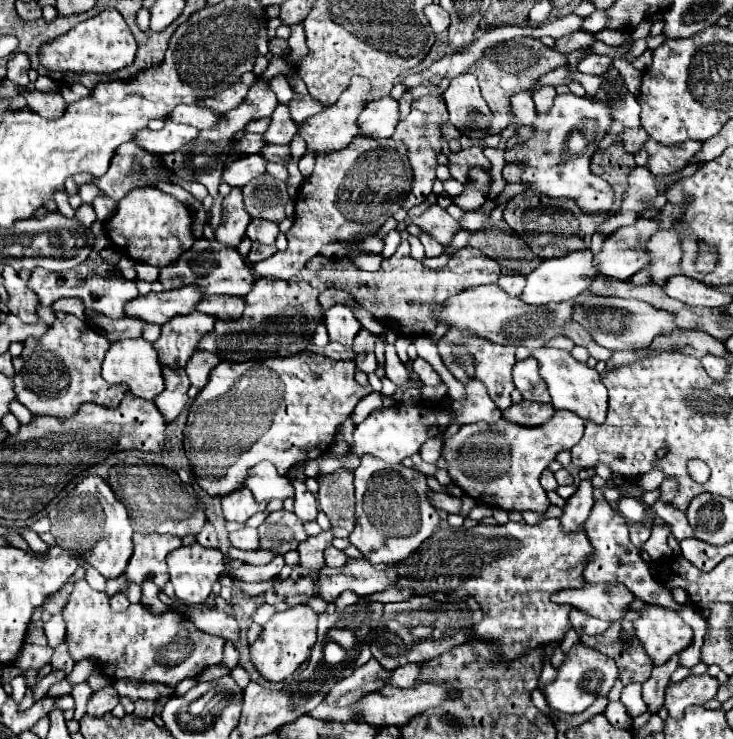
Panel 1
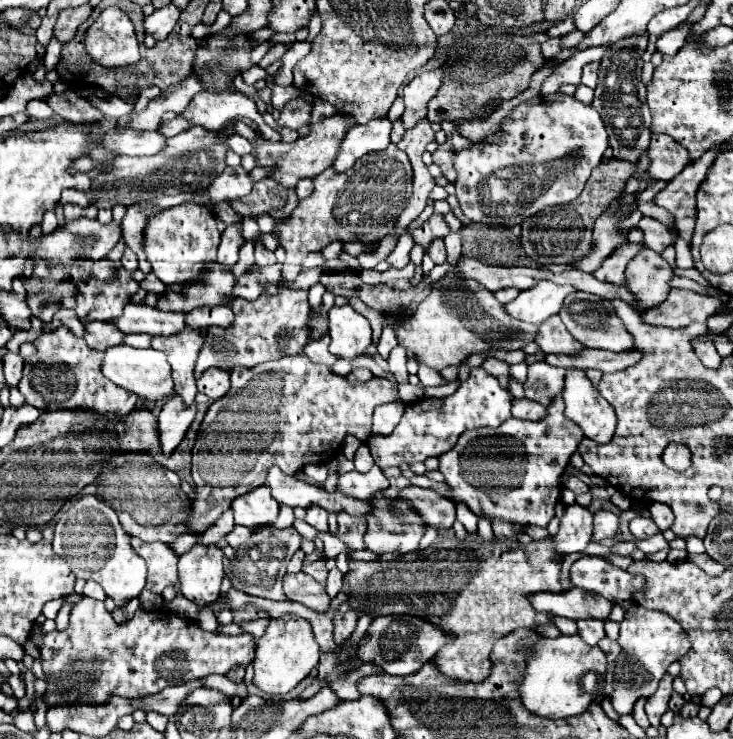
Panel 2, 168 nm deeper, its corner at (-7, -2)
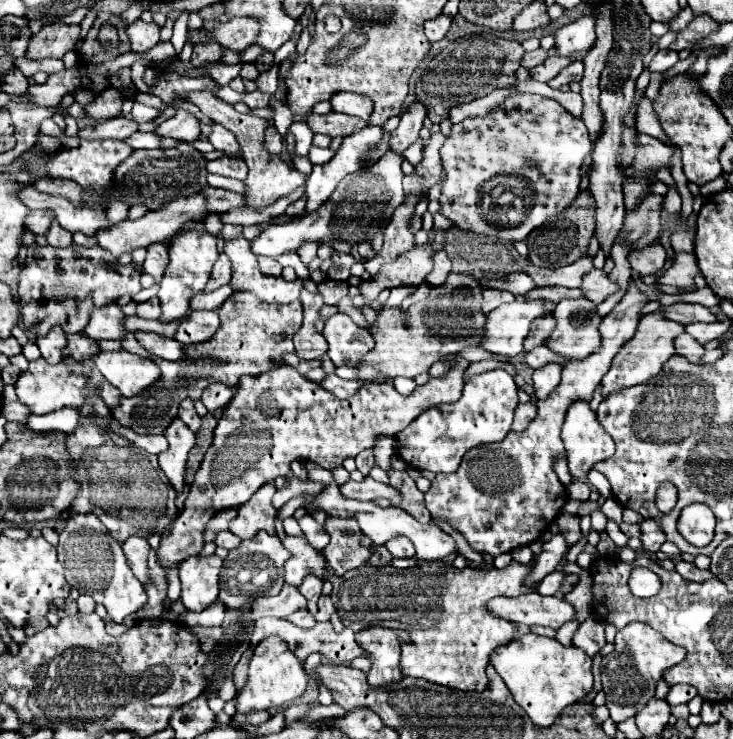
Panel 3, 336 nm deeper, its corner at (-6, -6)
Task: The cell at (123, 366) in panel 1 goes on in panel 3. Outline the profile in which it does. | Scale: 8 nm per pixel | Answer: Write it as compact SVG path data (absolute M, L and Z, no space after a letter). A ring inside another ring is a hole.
M98 352L94 356L96 368L102 376L120 390L122 396L136 396L156 380L160 380L160 368L150 358L122 352Z

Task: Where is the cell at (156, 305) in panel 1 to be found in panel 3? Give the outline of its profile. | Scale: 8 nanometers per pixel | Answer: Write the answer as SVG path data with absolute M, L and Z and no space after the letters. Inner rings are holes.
M110 304L106 308L92 310L90 322L86 326L86 336L94 336L94 340L104 340L104 338L126 338L128 330L124 326L124 312L118 304Z

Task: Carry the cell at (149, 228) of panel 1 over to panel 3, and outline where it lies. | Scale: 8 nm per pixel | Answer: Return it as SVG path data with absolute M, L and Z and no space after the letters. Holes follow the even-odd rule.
M198 222L196 228L192 228L192 230L180 230L168 242L168 258L170 258L170 262L164 270L164 276L162 276L162 282L160 282L160 292L158 292L158 298L160 298L160 304L162 304L162 316L160 316L162 322L180 320L182 316L186 316L190 298L204 290L204 286L210 278L212 264L218 260L216 236L206 232L202 222Z

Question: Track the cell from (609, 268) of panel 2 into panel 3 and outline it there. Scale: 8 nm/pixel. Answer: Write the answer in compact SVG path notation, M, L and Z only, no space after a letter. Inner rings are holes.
M594 268L584 276L584 282L580 288L586 298L600 304L602 300L606 300L610 294L614 294L618 290L618 284L610 282L610 276L602 268Z

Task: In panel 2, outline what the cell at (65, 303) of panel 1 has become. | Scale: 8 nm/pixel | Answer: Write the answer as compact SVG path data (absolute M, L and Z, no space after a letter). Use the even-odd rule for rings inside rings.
M67 308L57 310L57 312L55 312L55 316L53 316L53 320L51 320L49 324L45 324L45 330L43 330L43 332L57 330L57 328L59 328L59 324L61 324L61 326L65 326L65 328L69 328L75 336L83 336L83 328L85 328L85 326L77 320L77 316L75 316L75 312L73 312L73 310L67 310Z

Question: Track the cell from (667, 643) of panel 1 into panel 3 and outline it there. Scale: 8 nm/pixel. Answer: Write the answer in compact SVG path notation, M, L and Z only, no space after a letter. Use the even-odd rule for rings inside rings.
M630 622L616 634L616 650L604 656L602 664L602 688L606 692L606 704L610 710L610 718L614 722L622 722L626 718L636 716L644 704L654 698L656 682L662 678L664 670L674 664L680 664L686 656L684 648L670 644L658 630L644 622Z

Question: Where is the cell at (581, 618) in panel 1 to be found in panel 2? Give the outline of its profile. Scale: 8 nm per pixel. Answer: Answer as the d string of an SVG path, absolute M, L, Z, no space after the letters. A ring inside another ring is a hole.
M579 620L579 636L589 644L595 646L601 638L605 638L605 628L603 628L603 620Z

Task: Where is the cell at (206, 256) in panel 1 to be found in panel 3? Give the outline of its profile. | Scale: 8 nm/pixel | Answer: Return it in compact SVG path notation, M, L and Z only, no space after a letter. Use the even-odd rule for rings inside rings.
M148 300L144 304L138 304L140 318L160 318L160 302L158 300Z

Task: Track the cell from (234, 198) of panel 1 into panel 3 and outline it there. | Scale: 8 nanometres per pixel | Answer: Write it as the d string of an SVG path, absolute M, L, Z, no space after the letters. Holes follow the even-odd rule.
M222 252L220 258L216 260L214 268L212 268L212 280L214 280L214 286L230 284L230 274L232 274L232 264L230 264L228 256Z

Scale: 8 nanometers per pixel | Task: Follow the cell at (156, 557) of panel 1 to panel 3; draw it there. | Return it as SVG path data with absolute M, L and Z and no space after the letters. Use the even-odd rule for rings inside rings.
M132 536L124 542L124 554L128 560L128 566L132 568L132 572L136 574L136 578L146 584L150 582L150 568L148 568L148 552L150 552L150 544L144 538Z

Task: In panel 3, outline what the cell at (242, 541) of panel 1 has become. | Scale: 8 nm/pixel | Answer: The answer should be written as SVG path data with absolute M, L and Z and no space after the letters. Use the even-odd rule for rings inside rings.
M226 530L226 532L220 532L218 536L216 536L216 540L214 540L218 546L222 546L222 548L226 548L226 550L234 550L234 548L238 548L240 546L240 538L238 536L234 536L230 530Z

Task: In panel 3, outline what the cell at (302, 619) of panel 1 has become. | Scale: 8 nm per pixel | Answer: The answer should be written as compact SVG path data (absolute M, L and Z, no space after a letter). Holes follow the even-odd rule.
M268 636L264 638L250 660L248 666L248 682L242 688L242 692L236 696L238 698L238 712L248 712L248 710L272 710L276 706L284 706L296 698L300 698L306 690L308 674L304 672L302 660L290 650L290 646L280 640L278 636Z

